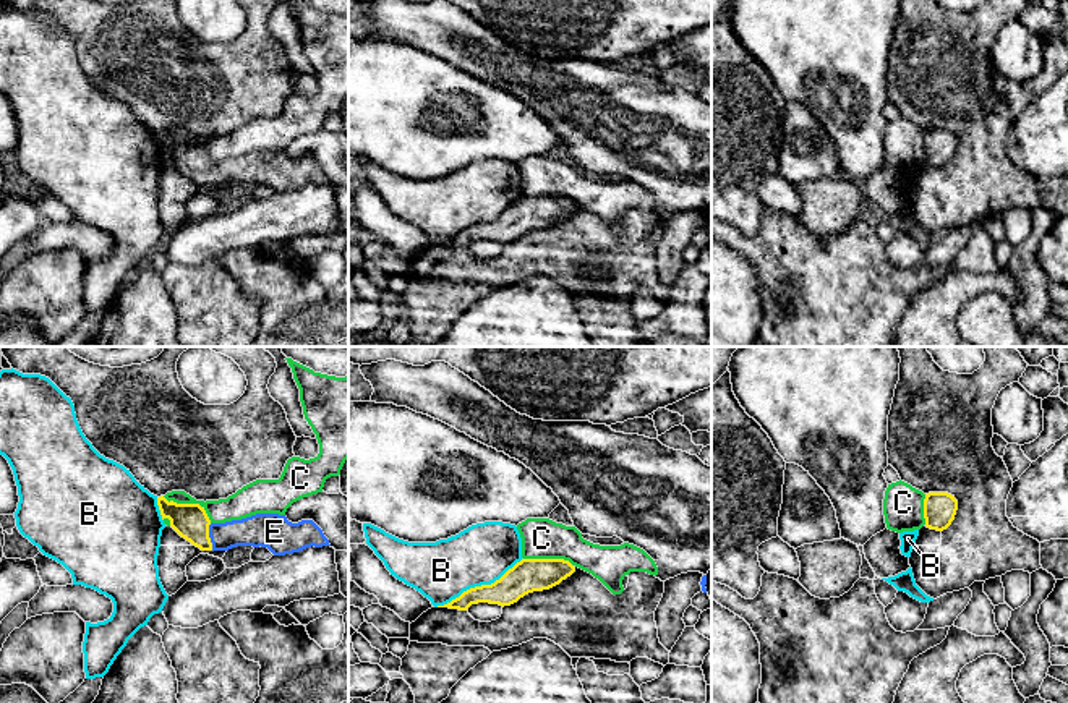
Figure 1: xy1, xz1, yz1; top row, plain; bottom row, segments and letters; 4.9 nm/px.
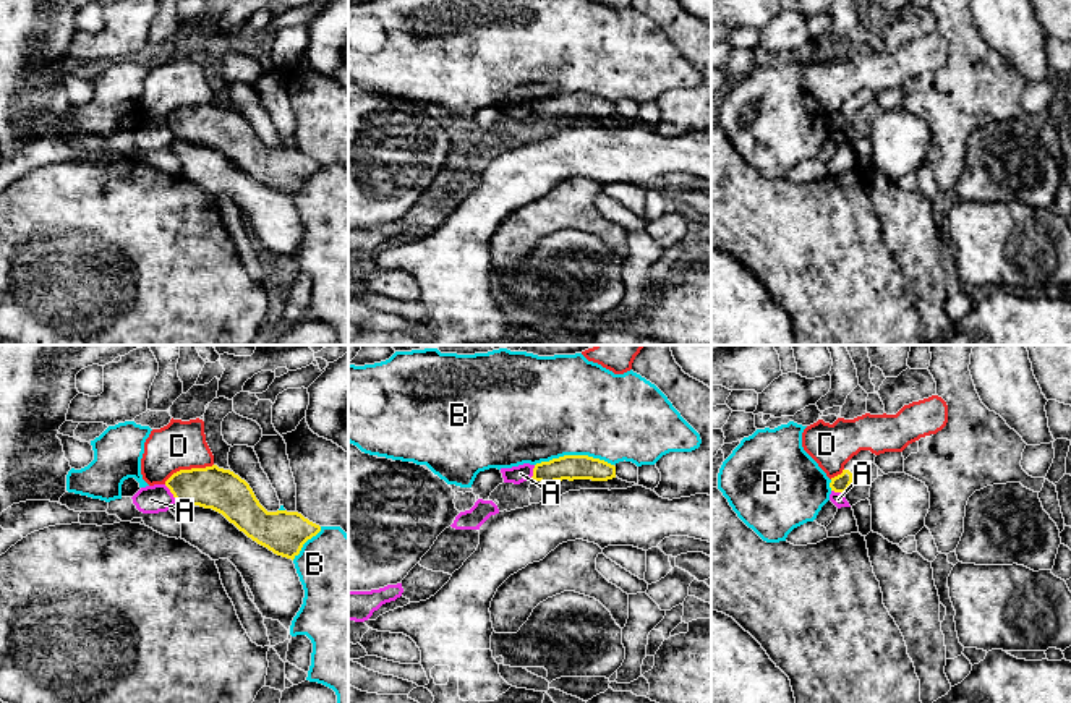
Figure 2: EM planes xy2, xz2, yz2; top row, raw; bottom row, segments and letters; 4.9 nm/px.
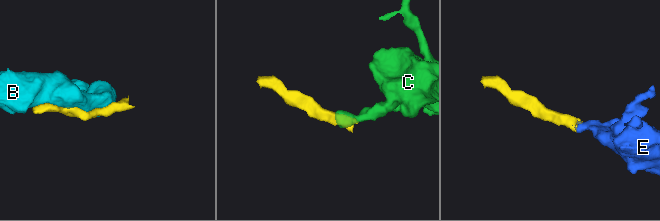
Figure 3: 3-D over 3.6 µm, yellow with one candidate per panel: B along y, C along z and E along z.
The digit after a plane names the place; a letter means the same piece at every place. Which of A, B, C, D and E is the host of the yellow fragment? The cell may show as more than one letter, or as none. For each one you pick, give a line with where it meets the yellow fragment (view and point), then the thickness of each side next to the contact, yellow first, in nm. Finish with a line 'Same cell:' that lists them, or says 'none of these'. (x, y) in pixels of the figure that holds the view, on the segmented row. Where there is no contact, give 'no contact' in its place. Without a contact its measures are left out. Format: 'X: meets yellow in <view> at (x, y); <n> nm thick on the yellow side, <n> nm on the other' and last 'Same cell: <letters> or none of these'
E: meets yellow in xy1 at (208, 536); 180 nm thick on the yellow side, 160 nm on the other
Same cell: E

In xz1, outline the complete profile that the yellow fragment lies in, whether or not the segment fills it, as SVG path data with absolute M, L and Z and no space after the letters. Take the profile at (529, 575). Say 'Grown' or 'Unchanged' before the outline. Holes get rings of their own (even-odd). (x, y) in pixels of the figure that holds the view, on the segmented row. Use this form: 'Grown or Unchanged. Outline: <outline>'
Unchanged. Outline: M522 559L494 583L470 588L459 598L438 607L467 611L478 603L511 606L528 593L559 585L574 572L575 567L564 559Z

